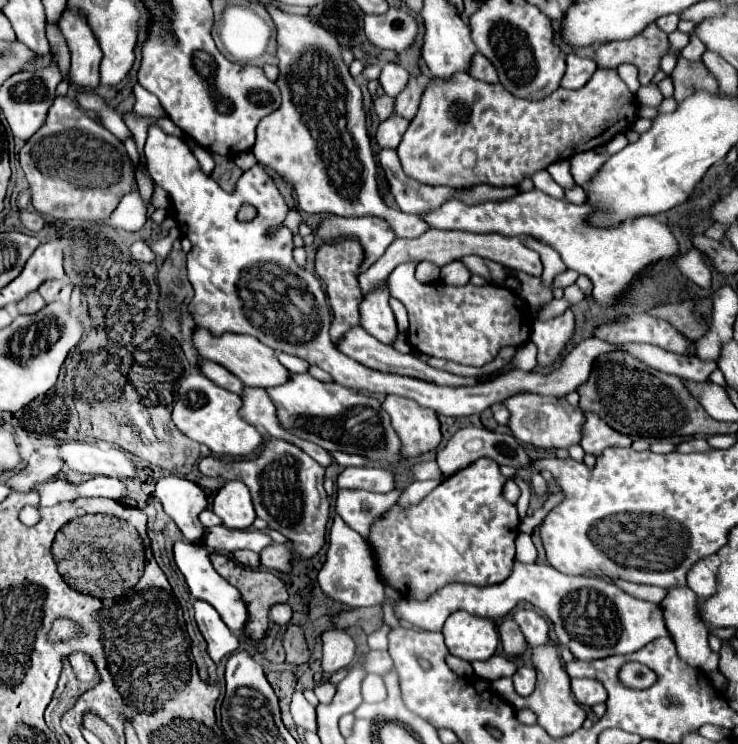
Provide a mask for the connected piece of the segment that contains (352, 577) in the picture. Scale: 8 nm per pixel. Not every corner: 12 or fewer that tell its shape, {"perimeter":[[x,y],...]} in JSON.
{"perimeter":[[339,515],[321,591],[351,608],[383,605],[371,547]]}

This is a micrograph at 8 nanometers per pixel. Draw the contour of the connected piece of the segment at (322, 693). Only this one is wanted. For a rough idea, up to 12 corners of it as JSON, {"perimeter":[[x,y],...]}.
{"perimeter":[[329,681],[315,687],[321,703],[331,703],[335,687]]}

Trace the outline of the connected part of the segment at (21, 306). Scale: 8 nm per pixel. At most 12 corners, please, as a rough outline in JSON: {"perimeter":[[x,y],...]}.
{"perimeter":[[35,291],[17,303],[19,313],[35,313],[45,305]]}

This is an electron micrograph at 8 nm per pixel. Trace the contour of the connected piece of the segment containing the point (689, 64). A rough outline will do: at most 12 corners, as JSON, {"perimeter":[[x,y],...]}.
{"perimeter":[[677,59],[671,73],[675,101],[699,89],[717,91],[701,61]]}

